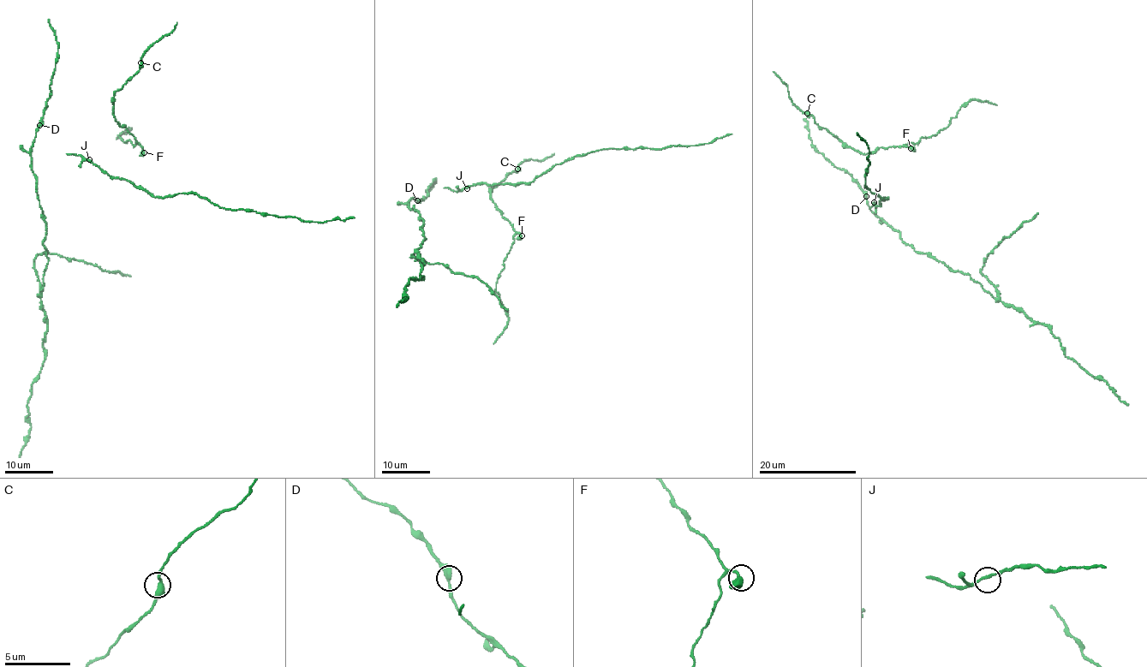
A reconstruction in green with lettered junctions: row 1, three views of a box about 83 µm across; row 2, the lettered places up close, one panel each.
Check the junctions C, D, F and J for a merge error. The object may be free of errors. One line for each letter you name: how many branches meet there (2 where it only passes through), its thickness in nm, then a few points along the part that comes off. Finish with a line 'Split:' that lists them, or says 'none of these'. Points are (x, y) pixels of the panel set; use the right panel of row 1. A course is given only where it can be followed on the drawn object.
D: branches 2; calibre 420 nm; course (867, 196), (869, 208), (917, 252), (969, 275), (994, 298), (1043, 323), (1066, 356), (1128, 405)
Split: D

